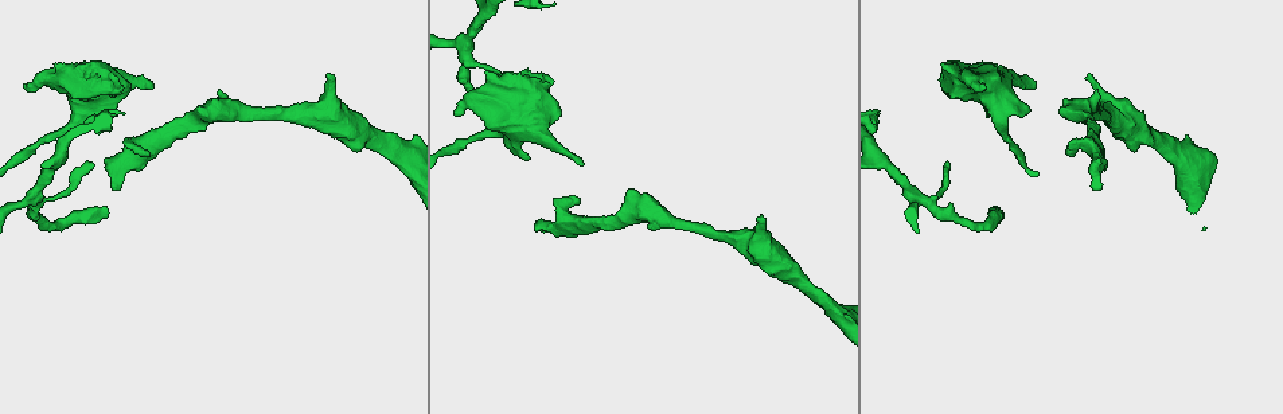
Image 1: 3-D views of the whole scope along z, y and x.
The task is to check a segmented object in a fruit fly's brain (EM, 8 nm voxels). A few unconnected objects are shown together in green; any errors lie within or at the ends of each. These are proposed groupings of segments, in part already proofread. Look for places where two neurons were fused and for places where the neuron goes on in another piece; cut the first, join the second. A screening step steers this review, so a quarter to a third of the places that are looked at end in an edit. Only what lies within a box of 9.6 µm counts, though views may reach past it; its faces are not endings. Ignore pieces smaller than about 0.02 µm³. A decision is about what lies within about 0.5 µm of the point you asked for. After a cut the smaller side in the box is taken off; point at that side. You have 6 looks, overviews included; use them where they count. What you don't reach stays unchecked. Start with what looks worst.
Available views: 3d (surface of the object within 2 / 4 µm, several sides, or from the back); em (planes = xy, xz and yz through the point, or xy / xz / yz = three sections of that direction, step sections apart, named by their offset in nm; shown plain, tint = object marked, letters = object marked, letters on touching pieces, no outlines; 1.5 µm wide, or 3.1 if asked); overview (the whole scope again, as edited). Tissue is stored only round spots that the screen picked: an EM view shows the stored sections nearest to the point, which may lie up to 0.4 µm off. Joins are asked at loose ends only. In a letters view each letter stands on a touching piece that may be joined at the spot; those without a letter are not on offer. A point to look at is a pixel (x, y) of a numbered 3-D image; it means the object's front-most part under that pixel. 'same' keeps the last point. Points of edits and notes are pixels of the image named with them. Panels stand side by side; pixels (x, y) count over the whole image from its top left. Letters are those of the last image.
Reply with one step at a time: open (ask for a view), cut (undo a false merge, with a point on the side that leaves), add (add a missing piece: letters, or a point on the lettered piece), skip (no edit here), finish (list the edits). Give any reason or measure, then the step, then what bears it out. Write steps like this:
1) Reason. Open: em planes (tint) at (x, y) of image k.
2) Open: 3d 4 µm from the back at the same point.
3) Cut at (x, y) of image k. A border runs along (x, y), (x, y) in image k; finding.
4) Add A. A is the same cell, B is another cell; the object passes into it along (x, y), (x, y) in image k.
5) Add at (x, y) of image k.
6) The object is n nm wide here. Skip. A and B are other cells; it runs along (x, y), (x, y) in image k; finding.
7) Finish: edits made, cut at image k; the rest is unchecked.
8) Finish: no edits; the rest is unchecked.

Open: 3d 2 µm at (758, 217) of image 1.

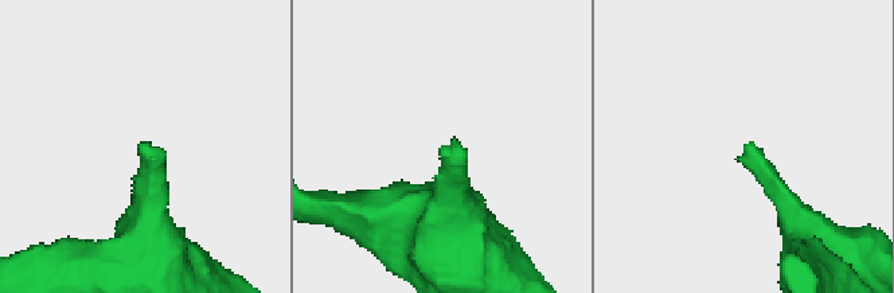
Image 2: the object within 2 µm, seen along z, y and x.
Open: em planes (plain) at (747, 146) of image 2.

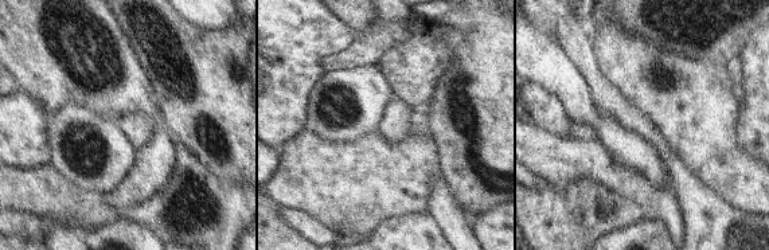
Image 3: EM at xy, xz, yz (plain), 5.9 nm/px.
What lies round it. Open: em planes (letters) at the same point.

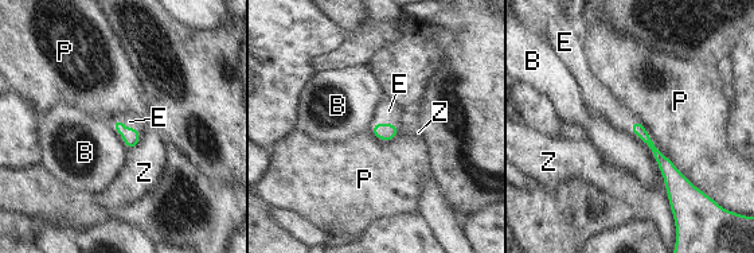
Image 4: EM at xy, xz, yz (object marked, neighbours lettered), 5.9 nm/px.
The longest contact is with P, 600 nm. Add E. E is the same cell, B, P and Z are other cells; the object passes into it along (131, 136), (125, 127), (129, 121) in image 4; it goes on there.

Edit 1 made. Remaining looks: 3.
Redraw. Open: overview.

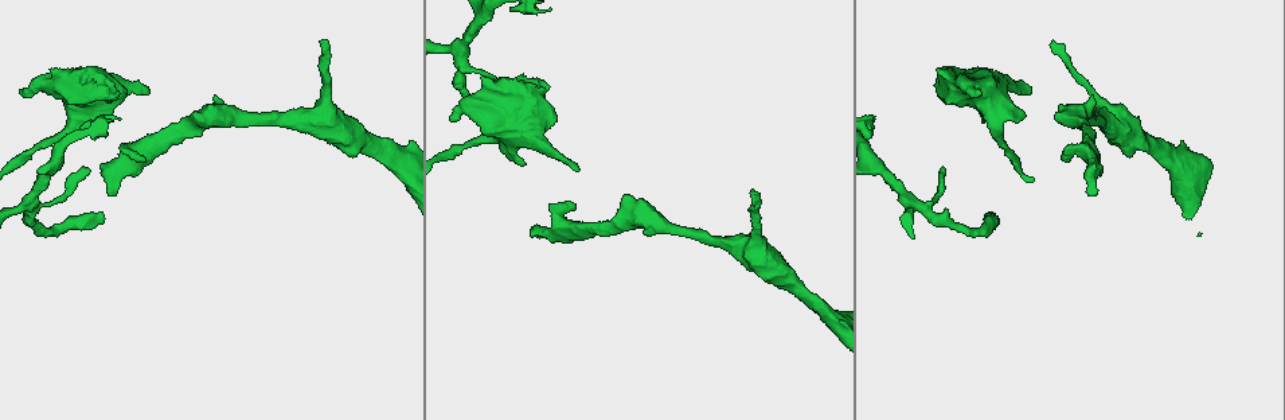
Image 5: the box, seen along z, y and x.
Free end. Open: em yz step 8 (letters) at (979, 89) of image 5.

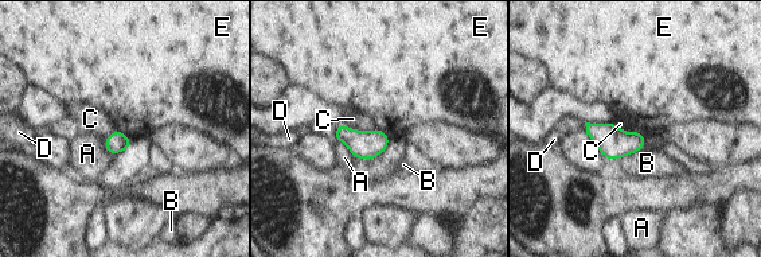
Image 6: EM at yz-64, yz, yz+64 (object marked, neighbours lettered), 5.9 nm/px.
Cut it another way. Open: em planes (letters) at the same point.

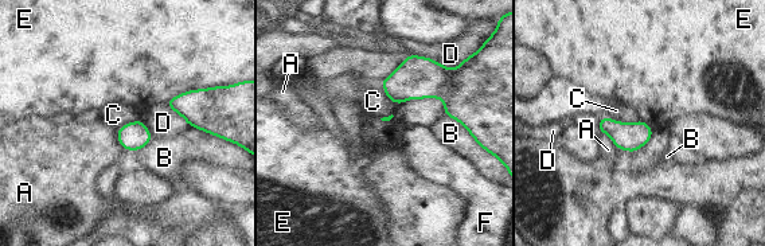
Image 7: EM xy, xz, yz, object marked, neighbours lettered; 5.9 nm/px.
Skip. A, B, C, D, E and F are other cells; a border runs along (211, 86), (184, 90), (166, 102) in image 7; no lettered piece goes on from it.

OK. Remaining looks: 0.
Finish: edits made, add at image 4; the rest is unchecked.

